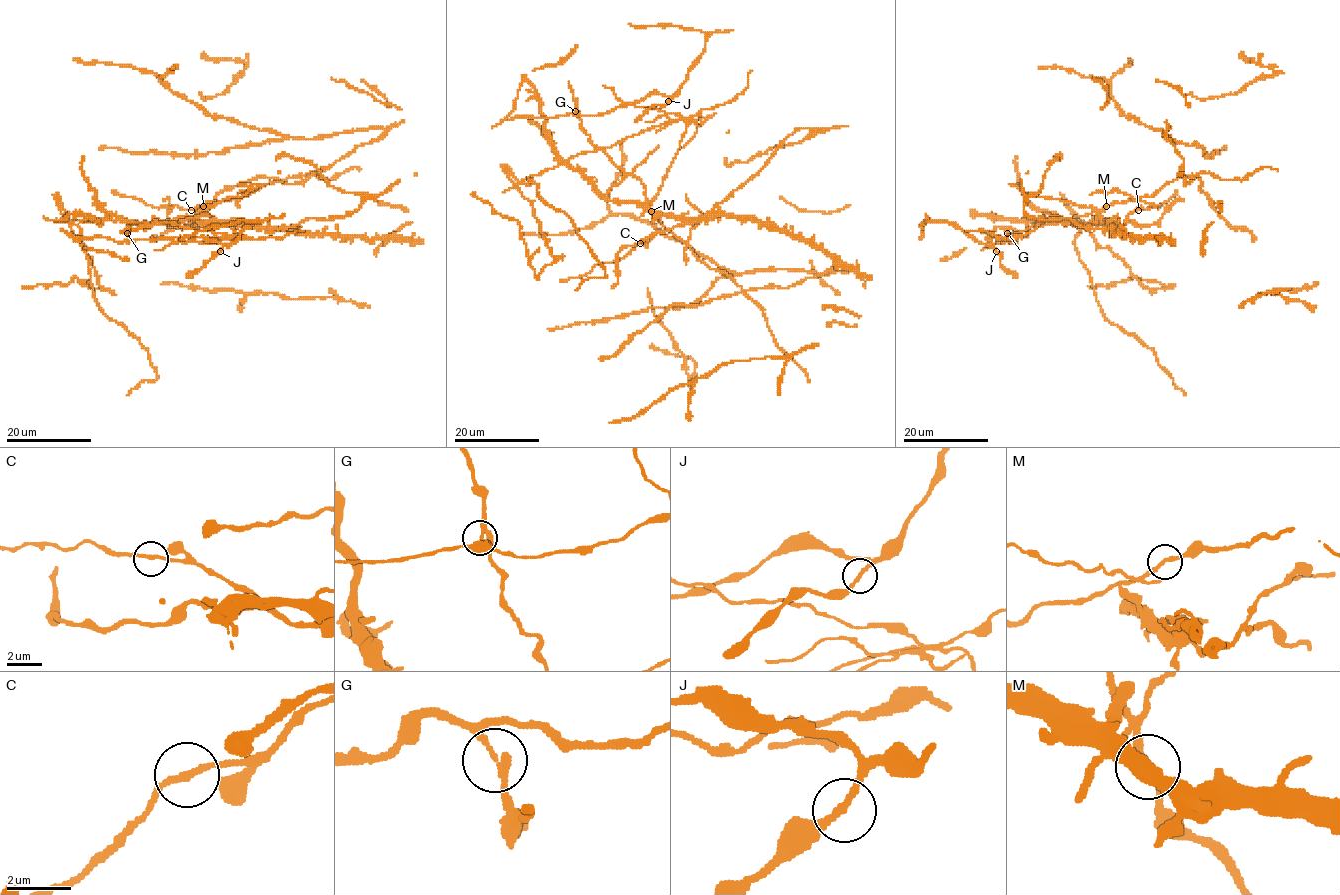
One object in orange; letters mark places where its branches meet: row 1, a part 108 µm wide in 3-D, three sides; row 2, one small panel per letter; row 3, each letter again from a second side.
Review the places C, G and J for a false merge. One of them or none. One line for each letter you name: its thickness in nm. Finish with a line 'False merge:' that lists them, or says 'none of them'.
G: Thickness 200 nm
False merge: G

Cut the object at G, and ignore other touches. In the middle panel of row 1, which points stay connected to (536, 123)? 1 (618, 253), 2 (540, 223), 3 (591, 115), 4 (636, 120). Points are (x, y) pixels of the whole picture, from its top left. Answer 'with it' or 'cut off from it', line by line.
1: with it
2: cut off from it
3: with it
4: with it

